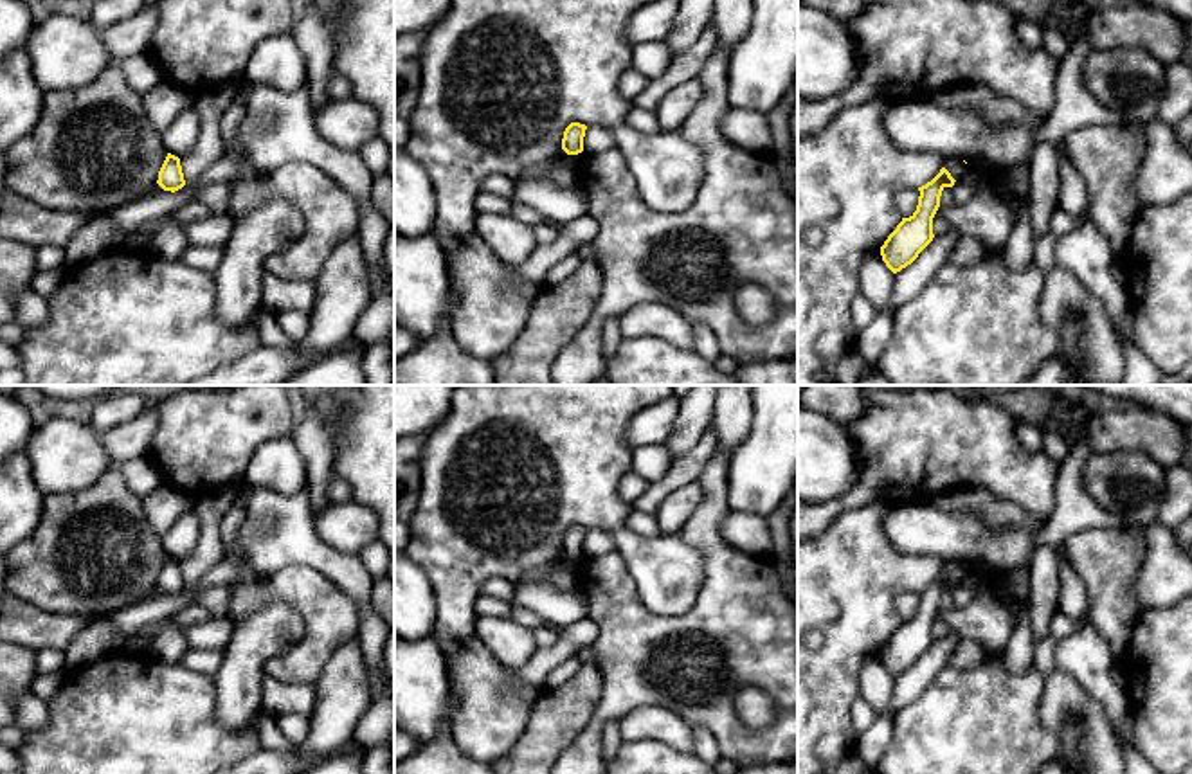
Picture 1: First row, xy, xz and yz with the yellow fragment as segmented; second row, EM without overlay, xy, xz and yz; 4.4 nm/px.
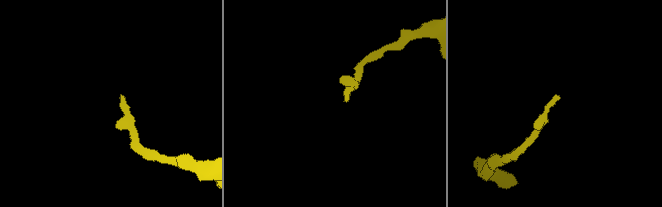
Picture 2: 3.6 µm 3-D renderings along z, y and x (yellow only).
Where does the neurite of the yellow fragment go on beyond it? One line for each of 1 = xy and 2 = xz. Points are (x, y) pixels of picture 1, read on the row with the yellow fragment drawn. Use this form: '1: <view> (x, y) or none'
1: none
2: none

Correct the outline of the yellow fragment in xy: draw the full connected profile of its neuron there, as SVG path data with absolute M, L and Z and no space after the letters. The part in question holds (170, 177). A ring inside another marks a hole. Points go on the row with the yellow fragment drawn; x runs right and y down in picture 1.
M167 153L160 171L158 171L158 180L157 184L164 189L164 191L178 191L185 185L184 180L184 173L182 173L182 166L180 166L180 158Z

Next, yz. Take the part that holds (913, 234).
M942 167L931 182L918 187L920 196L917 211L909 218L902 218L880 247L882 261L893 274L911 265L933 241L933 218L940 207L942 191L953 187L954 182L951 173Z

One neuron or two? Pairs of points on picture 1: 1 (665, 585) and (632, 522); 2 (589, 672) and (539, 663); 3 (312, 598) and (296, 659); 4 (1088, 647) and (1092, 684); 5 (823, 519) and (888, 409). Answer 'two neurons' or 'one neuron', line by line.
1: two neurons
2: two neurons
3: one neuron
4: one neuron
5: one neuron

